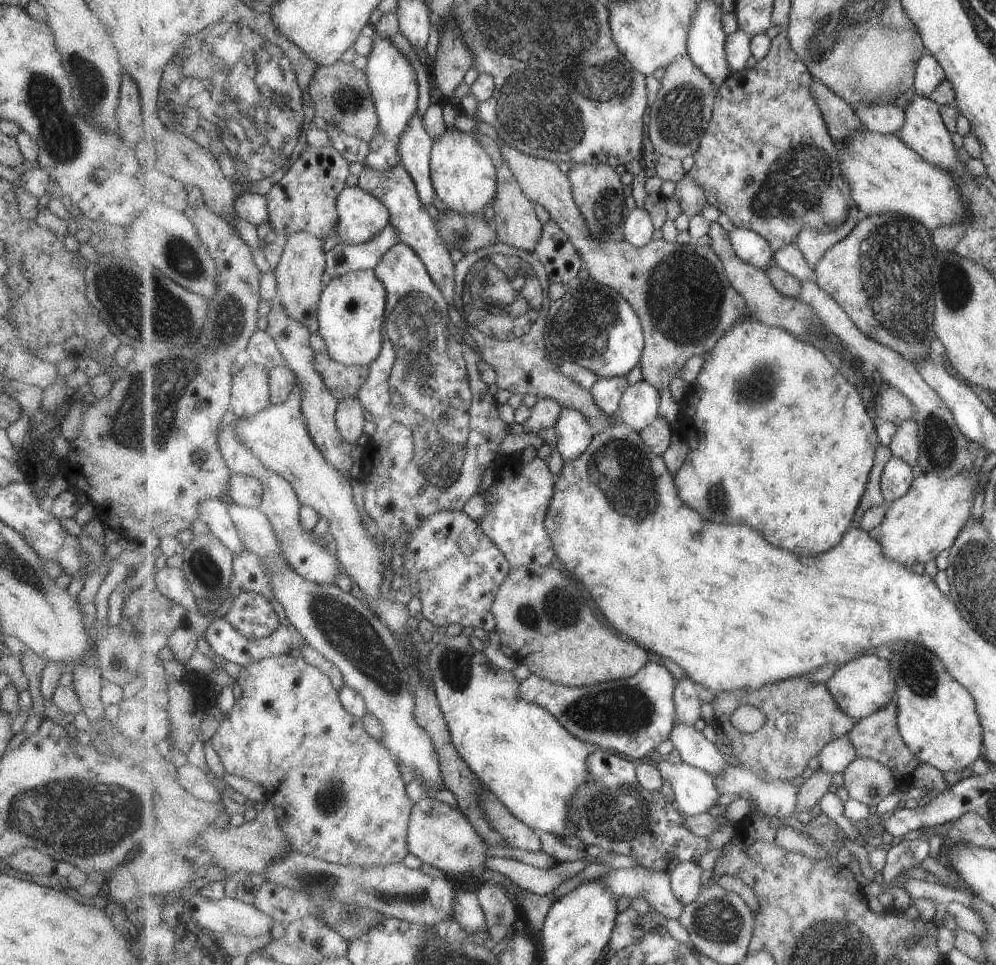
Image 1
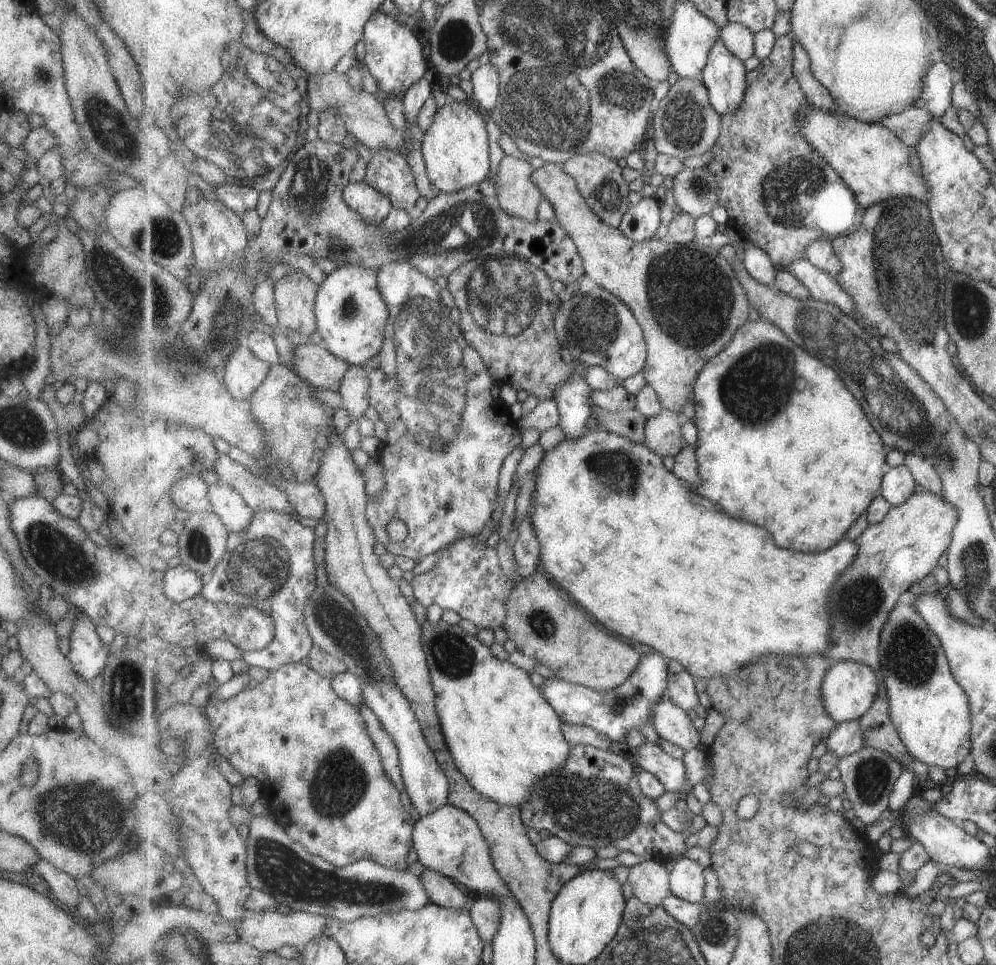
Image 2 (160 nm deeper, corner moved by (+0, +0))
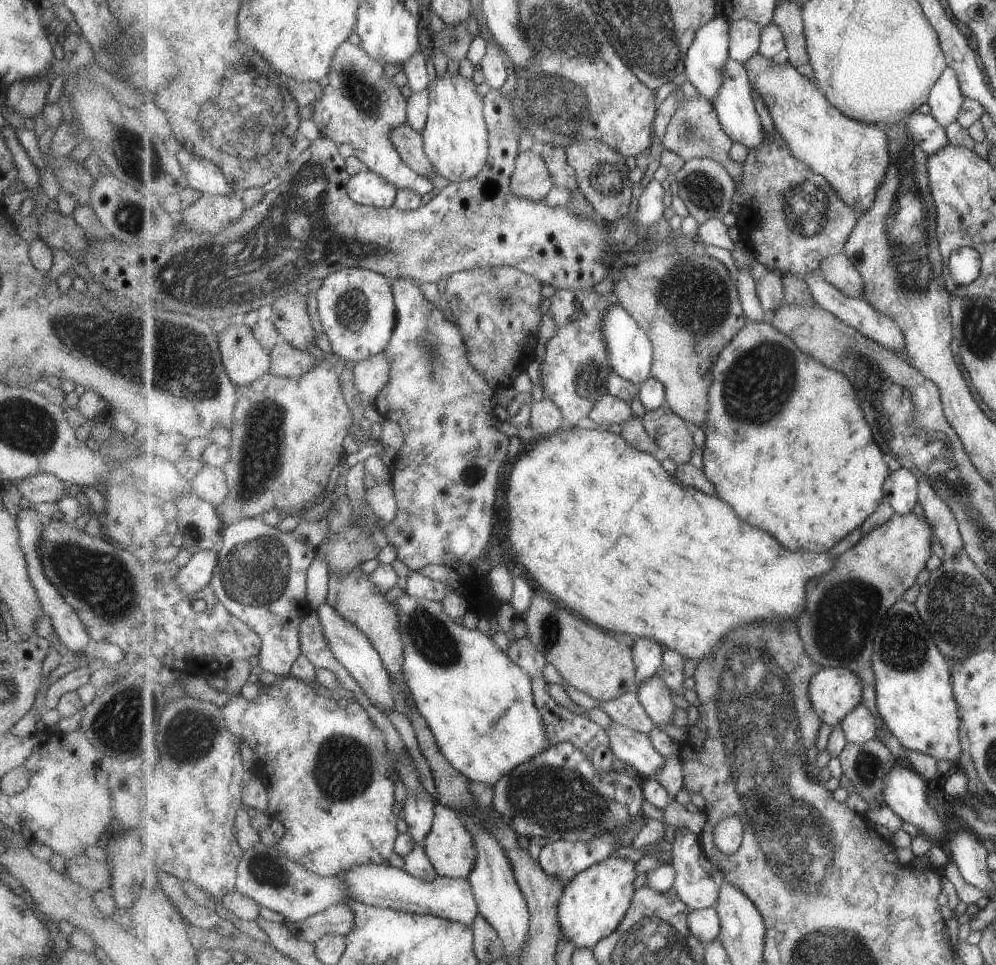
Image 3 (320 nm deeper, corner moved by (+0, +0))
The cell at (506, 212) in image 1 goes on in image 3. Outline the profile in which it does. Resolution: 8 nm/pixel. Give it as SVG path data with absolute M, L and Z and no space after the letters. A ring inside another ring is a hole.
M529 149L518 154L516 169L511 177L510 185L516 195L527 197L531 200L545 201L545 197L555 188L554 176L547 168L546 160L541 154L536 154Z

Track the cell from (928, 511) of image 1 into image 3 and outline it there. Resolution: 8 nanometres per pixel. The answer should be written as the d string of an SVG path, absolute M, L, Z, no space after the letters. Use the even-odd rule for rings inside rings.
M896 512L891 520L866 534L853 548L837 557L835 568L831 572L827 572L827 576L823 576L821 582L811 580L807 584L807 606L799 616L799 630L801 630L803 642L805 642L806 652L811 652L810 655L820 666L835 666L835 662L843 662L845 668L855 671L863 679L863 701L876 714L877 726L883 722L887 727L877 706L876 672L872 663L875 636L877 636L877 630L883 624L883 618L887 616L886 612L889 611L889 608L895 602L899 602L899 598L903 598L903 594L915 584L917 574L925 568L929 556L933 554L931 543L936 541L932 534L932 526L926 521L924 514L917 518L912 513L902 515ZM815 592L821 592L821 594L817 594L819 596L817 604L813 602Z

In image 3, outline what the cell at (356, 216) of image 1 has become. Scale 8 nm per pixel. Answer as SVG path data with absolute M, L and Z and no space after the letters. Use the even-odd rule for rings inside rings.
M362 169L350 178L350 197L359 204L375 208L391 208L398 196L398 188L384 176Z

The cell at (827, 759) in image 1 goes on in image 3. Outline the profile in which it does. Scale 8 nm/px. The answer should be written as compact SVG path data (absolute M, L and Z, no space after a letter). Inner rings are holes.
M861 701L840 725L849 743L866 743L877 736L877 724L876 714Z

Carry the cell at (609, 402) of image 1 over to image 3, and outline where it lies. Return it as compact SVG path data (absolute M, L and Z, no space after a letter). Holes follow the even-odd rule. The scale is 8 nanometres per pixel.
M609 392L593 407L588 424L599 429L606 429L611 424L625 424L632 417L633 412L629 403Z

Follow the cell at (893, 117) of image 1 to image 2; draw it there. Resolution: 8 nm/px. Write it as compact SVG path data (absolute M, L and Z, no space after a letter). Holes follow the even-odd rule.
M911 107L881 120L883 126L891 129L908 147L915 148L934 123L934 116L926 107Z

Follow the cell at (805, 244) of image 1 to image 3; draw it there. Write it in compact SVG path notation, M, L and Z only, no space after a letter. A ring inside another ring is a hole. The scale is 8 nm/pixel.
M845 254L831 255L822 260L820 268L823 276L833 286L841 289L843 294L856 299L865 300L866 282L858 268Z

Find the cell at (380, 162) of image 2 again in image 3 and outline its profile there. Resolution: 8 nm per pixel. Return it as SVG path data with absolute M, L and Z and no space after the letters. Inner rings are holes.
M347 39L338 48L331 66L328 85L322 92L322 98L315 102L311 116L321 136L329 137L337 144L349 143L364 169L384 176L398 190L411 189L420 195L431 192L433 182L415 172L403 160L402 154L392 141L394 128L407 123L408 114L401 87L385 76L383 64L371 56L361 44L351 44Z

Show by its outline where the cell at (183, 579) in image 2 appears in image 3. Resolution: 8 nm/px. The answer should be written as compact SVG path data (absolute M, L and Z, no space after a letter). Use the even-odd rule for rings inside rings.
M210 548L183 558L182 571L178 574L180 587L190 593L211 583L219 564L219 553L215 548Z

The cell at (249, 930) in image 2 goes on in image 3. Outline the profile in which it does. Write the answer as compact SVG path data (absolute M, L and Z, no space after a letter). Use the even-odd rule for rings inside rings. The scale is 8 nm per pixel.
M333 905L323 912L311 915L299 923L284 921L297 940L306 940L316 943L325 935L348 935L354 931L357 914L353 906ZM297 933L299 936L297 937ZM299 938L299 939L298 939Z

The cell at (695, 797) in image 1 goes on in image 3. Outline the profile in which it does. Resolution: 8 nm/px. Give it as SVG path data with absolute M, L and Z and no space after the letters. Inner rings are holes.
M612 719L606 731L616 758L634 766L643 778L652 777L665 764L667 756L655 750L647 733L633 730Z

